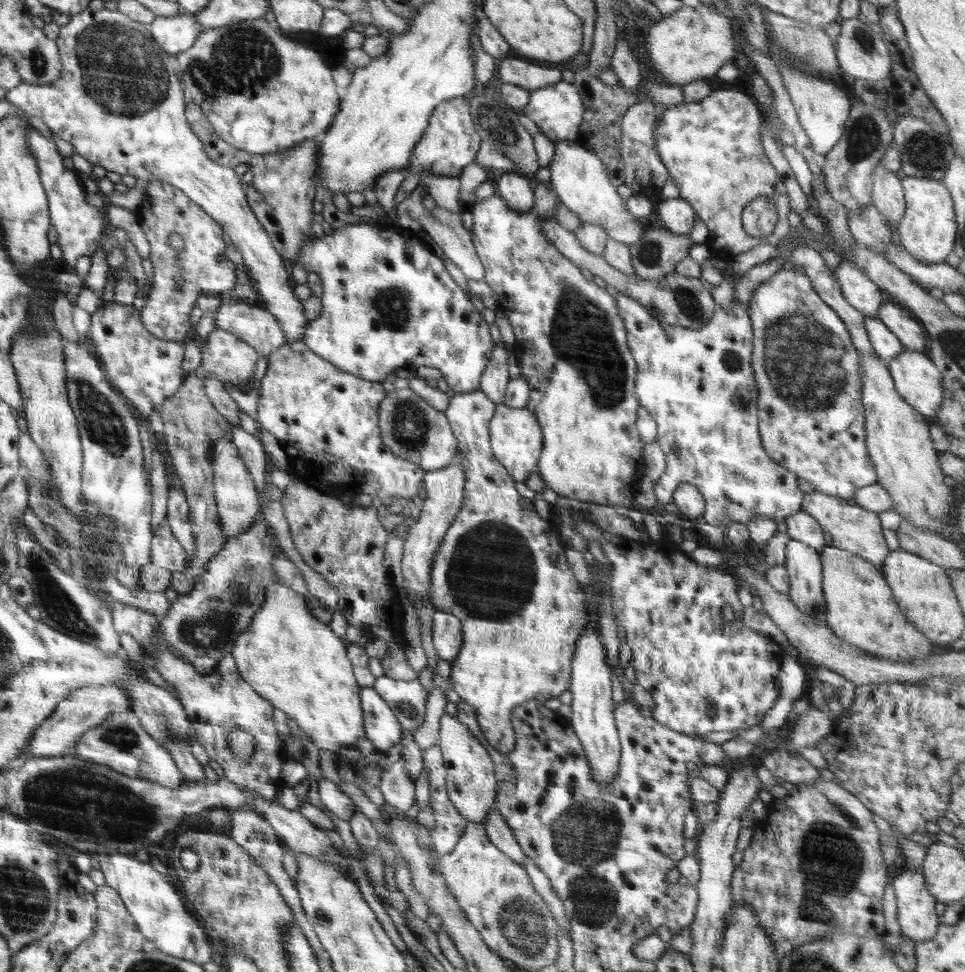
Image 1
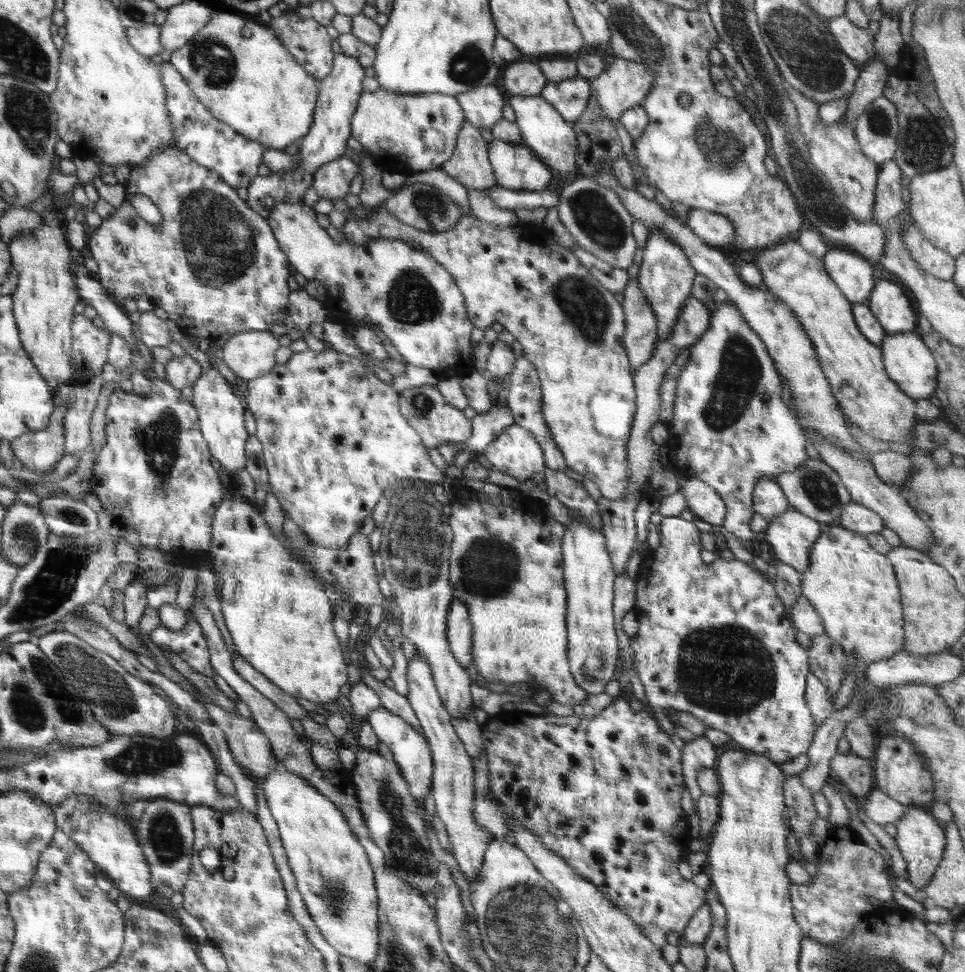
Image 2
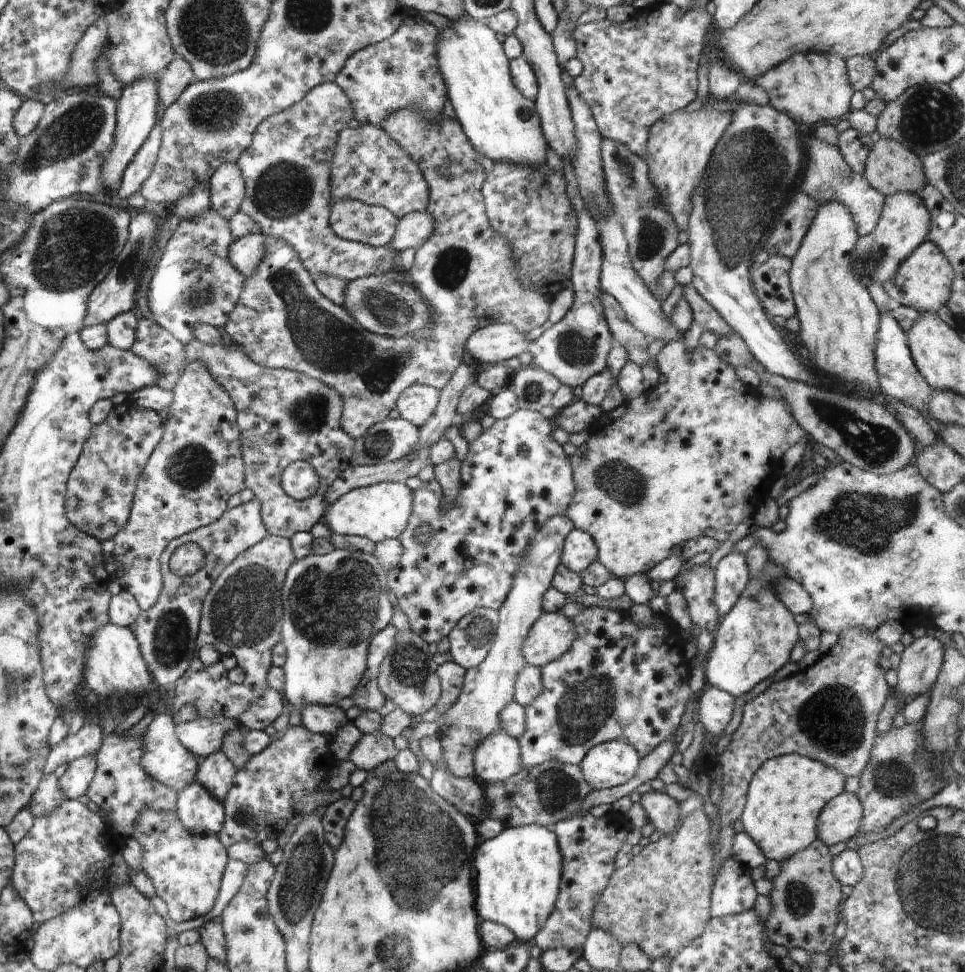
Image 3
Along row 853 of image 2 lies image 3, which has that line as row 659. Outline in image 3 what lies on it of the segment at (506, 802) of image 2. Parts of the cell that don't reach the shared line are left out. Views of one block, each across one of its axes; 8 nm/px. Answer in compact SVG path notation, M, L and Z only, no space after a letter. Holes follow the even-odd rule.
M584 606L571 622L575 640L570 649L561 658L540 668L543 688L523 708L526 731L517 739L521 769L547 761L579 765L595 745L614 740L627 741L642 759L679 730L686 705L693 694L688 682L692 664L684 657L686 640L668 613L658 613L654 624L644 626L635 624L627 612Z

